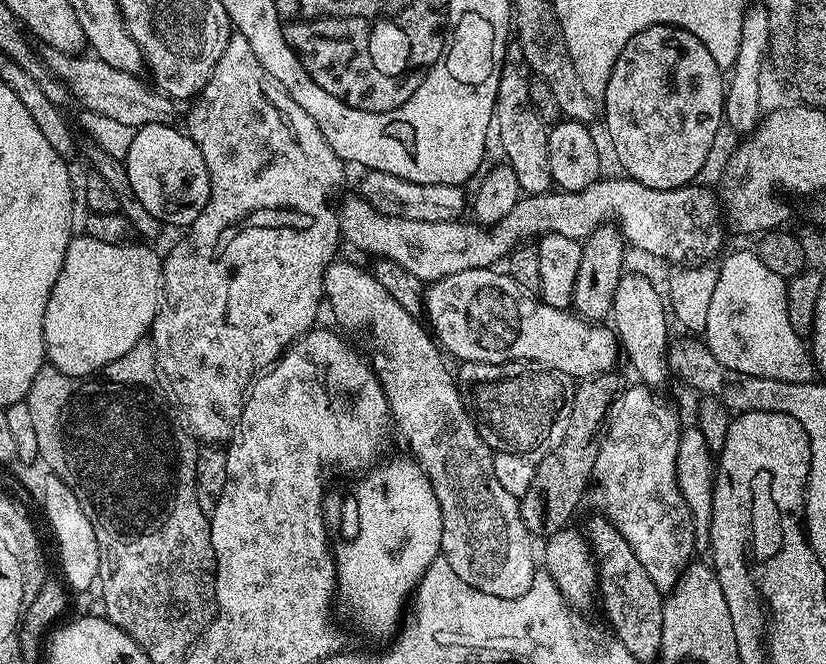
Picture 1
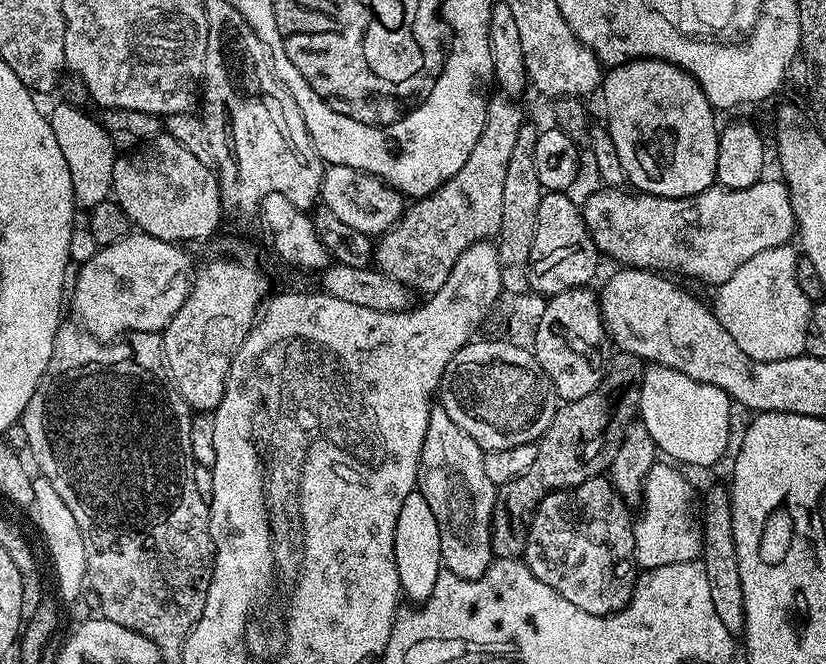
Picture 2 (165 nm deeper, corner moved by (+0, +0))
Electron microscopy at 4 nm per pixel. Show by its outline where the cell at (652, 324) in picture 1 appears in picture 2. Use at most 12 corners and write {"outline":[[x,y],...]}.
{"outline":[[670,366],[644,369],[639,423],[677,465],[708,468],[733,400]]}

